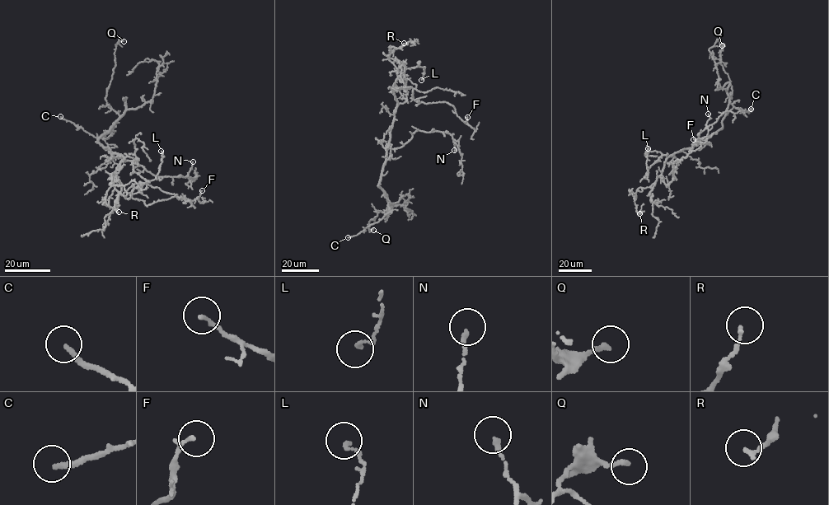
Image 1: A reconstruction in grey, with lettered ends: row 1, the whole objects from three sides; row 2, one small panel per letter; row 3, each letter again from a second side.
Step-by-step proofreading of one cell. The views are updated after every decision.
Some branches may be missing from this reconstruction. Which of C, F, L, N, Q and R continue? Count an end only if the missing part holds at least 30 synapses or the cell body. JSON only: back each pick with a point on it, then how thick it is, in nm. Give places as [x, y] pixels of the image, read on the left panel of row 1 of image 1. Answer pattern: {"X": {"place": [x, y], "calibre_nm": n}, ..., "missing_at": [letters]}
{"missing_at": []}

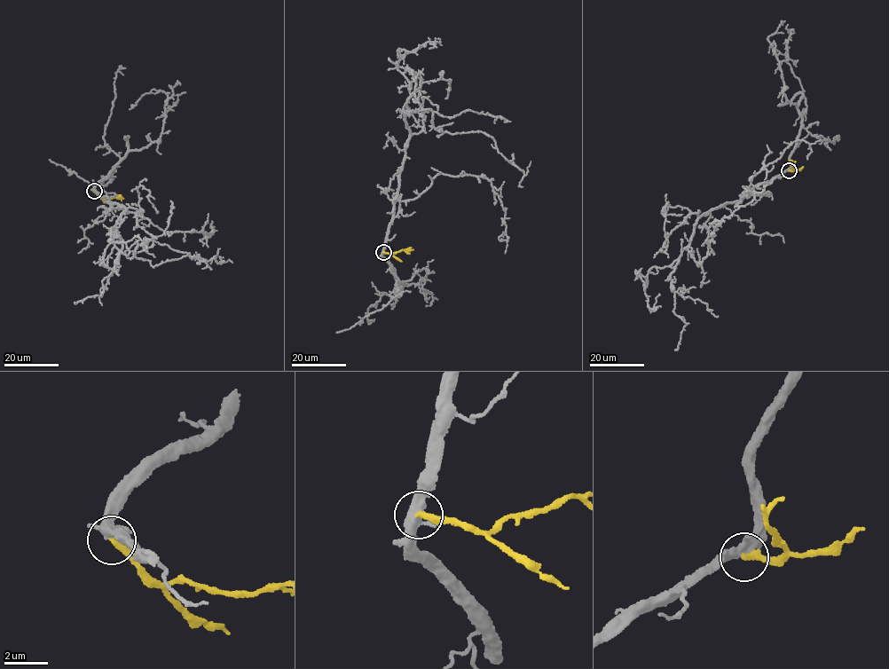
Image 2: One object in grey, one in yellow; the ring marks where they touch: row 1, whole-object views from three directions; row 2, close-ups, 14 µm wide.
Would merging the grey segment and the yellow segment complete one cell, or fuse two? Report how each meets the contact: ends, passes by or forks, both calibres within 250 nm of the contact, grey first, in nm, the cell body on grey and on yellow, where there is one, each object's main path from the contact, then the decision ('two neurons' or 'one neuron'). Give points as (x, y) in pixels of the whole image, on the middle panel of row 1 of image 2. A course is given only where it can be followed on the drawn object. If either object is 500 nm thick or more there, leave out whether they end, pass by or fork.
grey passes by; yellow ends there; 460 nm thick on the grey side, 280 nm on the other; no cell body on grey; no cell body on yellow; grey runs (382, 252), (410, 131), (405, 110), (429, 109), (436, 129), (491, 136), (497, 150), (524, 175), (531, 161); yellow runs (382, 252), (393, 254), (413, 249); two neurons

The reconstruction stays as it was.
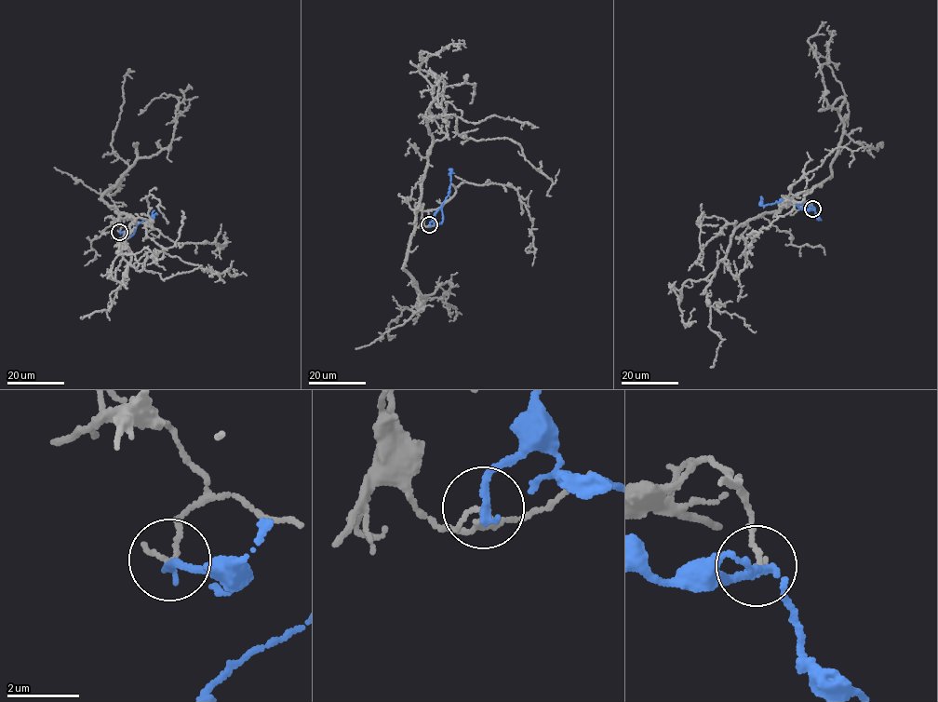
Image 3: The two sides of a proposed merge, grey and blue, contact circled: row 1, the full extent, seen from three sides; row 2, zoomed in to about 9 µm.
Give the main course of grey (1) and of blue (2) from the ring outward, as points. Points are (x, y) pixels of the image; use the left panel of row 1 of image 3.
1: (120, 232), (118, 212), (129, 214), (135, 221), (121, 249), (137, 270), (162, 251), (204, 270), (247, 276)
2: (120, 232), (131, 230), (143, 219), (152, 220), (154, 210)

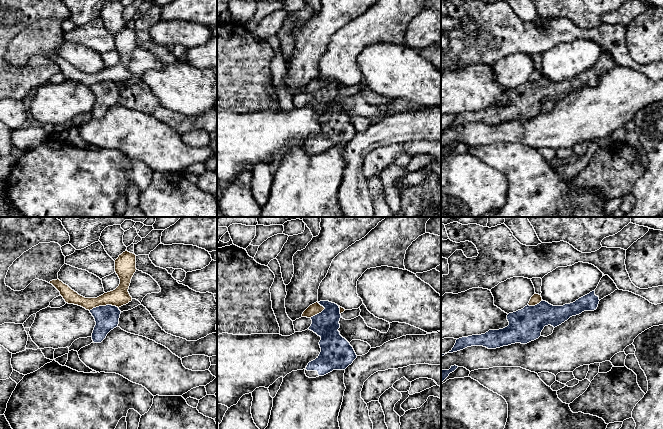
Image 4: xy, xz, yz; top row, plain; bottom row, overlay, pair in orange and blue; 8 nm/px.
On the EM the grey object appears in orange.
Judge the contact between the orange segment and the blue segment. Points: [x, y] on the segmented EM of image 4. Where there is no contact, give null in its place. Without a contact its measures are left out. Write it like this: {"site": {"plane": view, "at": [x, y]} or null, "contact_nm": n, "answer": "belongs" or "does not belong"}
{"site": {"plane": "xy", "at": [103, 305]}, "contact_nm": 240, "answer": "does not belong"}

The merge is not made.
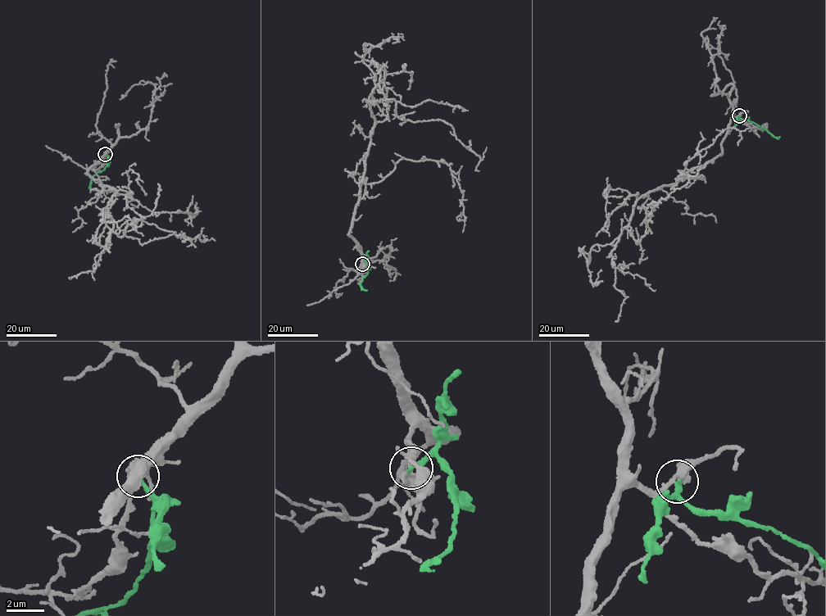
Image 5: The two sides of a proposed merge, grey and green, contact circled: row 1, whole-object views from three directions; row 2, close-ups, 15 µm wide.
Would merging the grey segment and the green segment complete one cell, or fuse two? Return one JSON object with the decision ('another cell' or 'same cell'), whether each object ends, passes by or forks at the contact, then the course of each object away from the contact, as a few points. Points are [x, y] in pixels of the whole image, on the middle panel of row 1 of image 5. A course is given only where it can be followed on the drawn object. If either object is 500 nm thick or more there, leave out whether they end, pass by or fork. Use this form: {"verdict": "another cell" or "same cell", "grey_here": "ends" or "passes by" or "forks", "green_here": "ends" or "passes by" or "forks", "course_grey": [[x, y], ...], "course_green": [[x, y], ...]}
{"verdict": "another cell", "grey_here": "passes by", "green_here": "ends", "course_grey": [[362, 264], [350, 234], [375, 120], [368, 102], [393, 99], [400, 118], [450, 124], [481, 160], [486, 147]], "course_green": [[362, 264], [367, 264], [368, 272], [360, 285], [367, 291]]}

